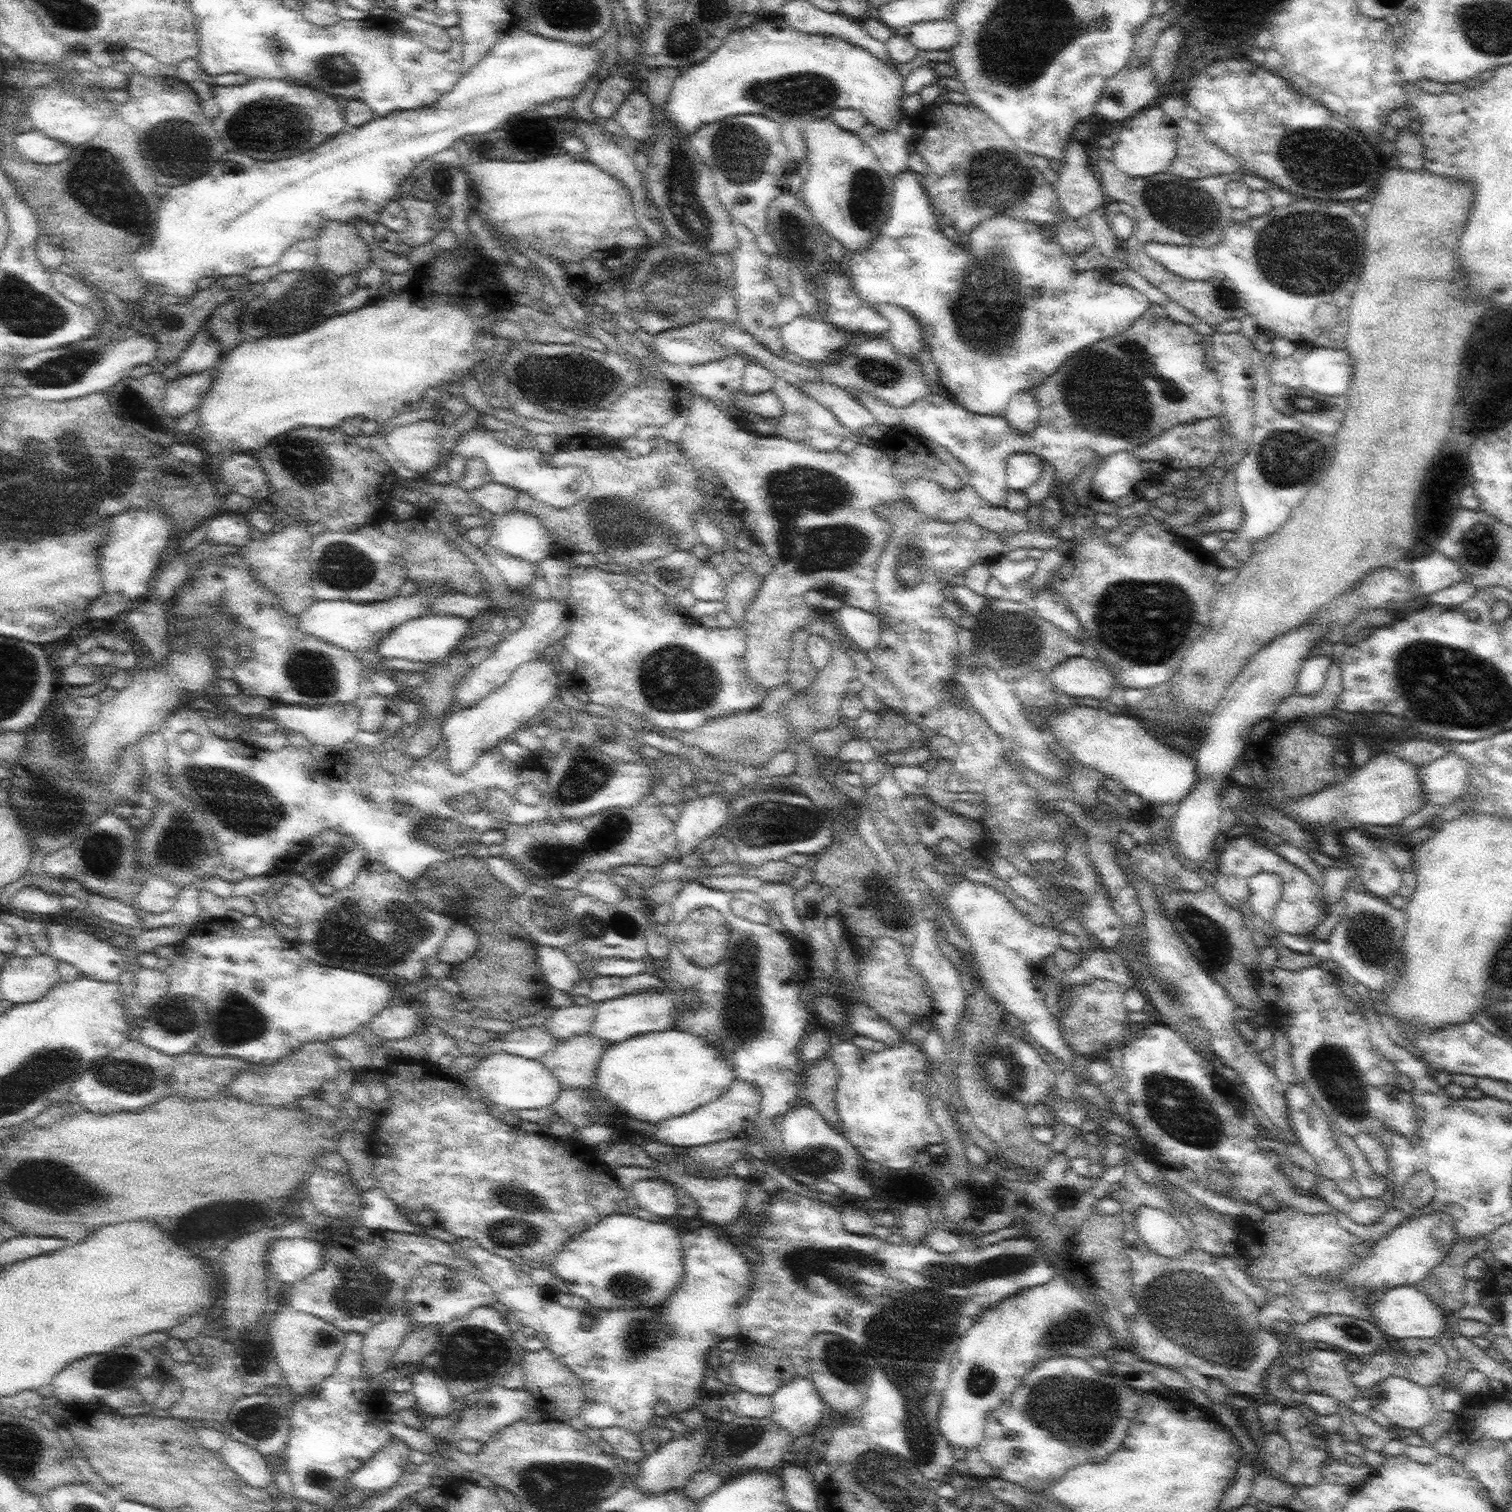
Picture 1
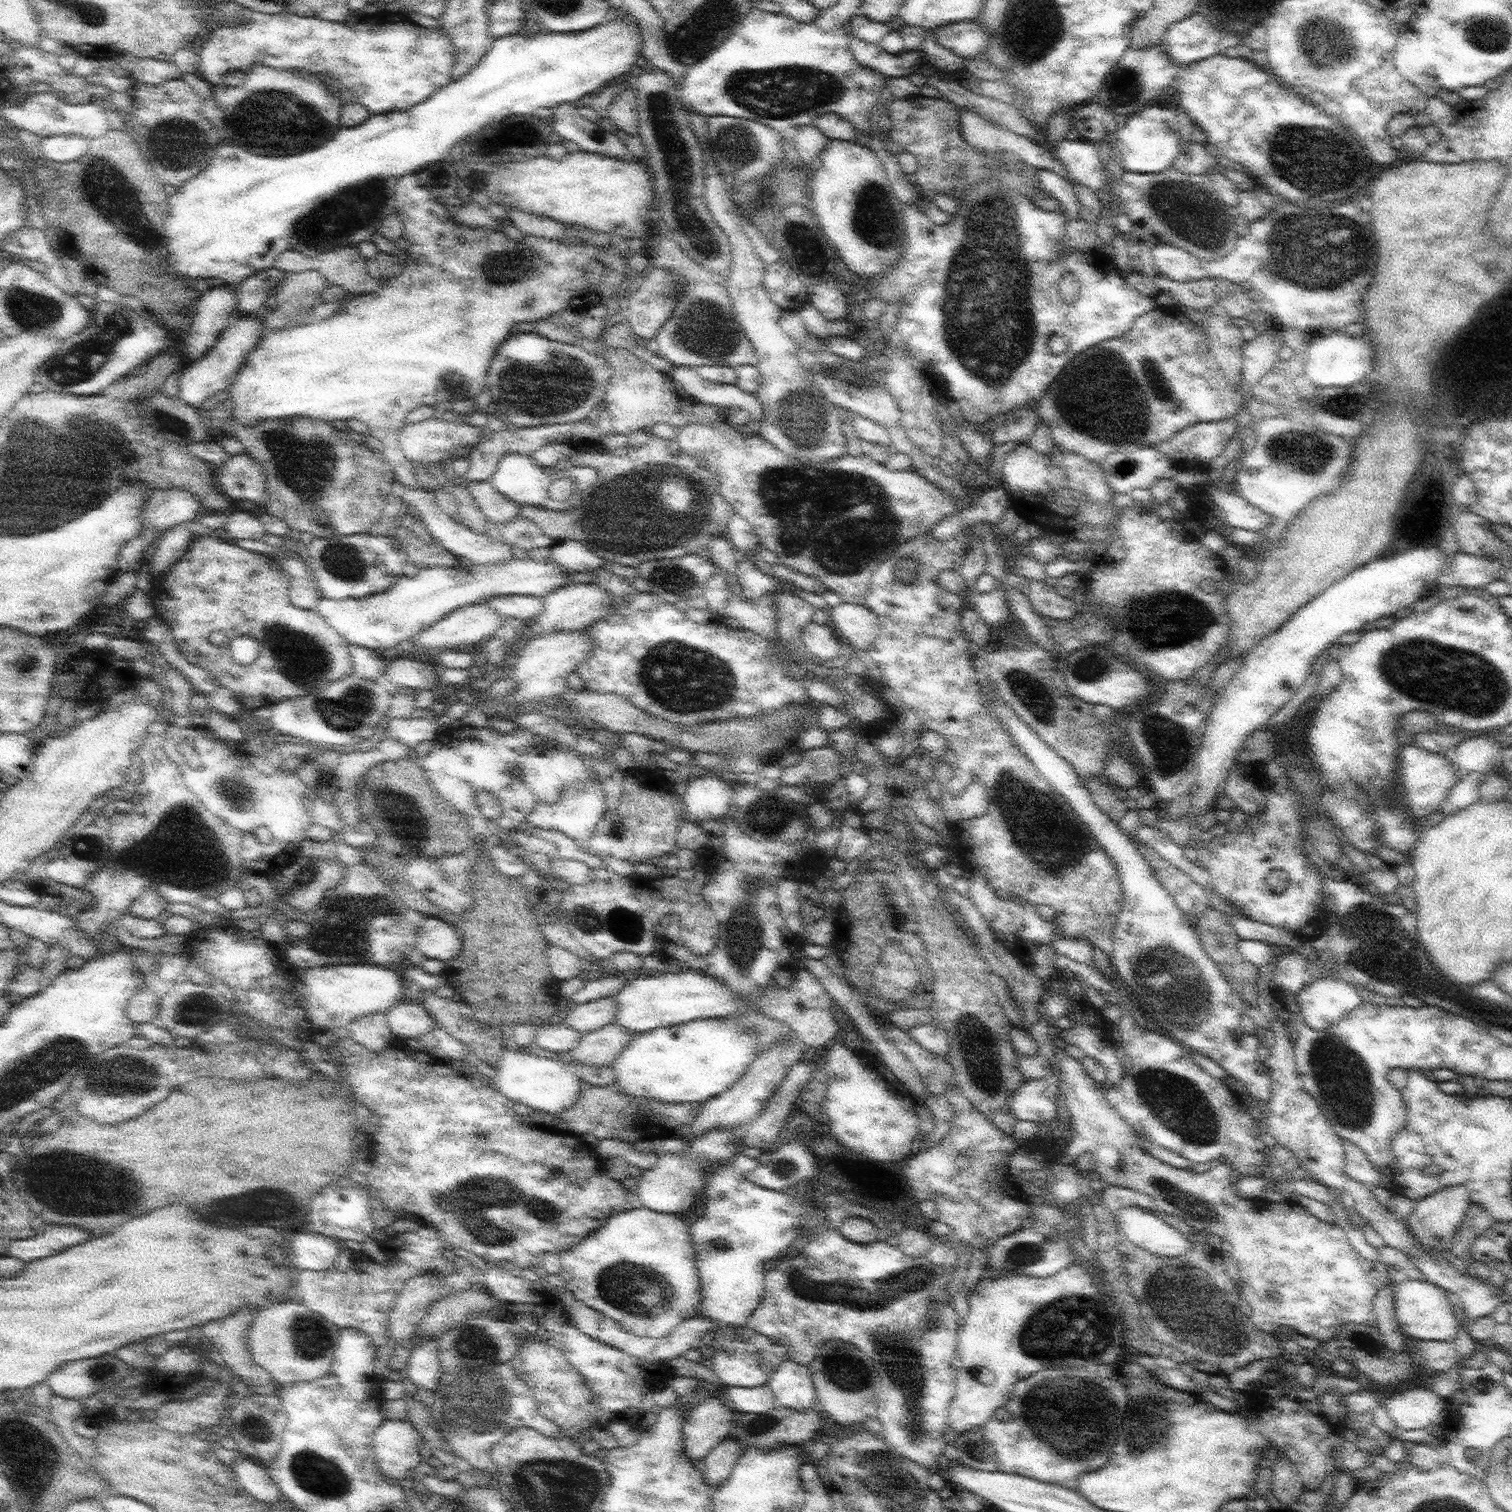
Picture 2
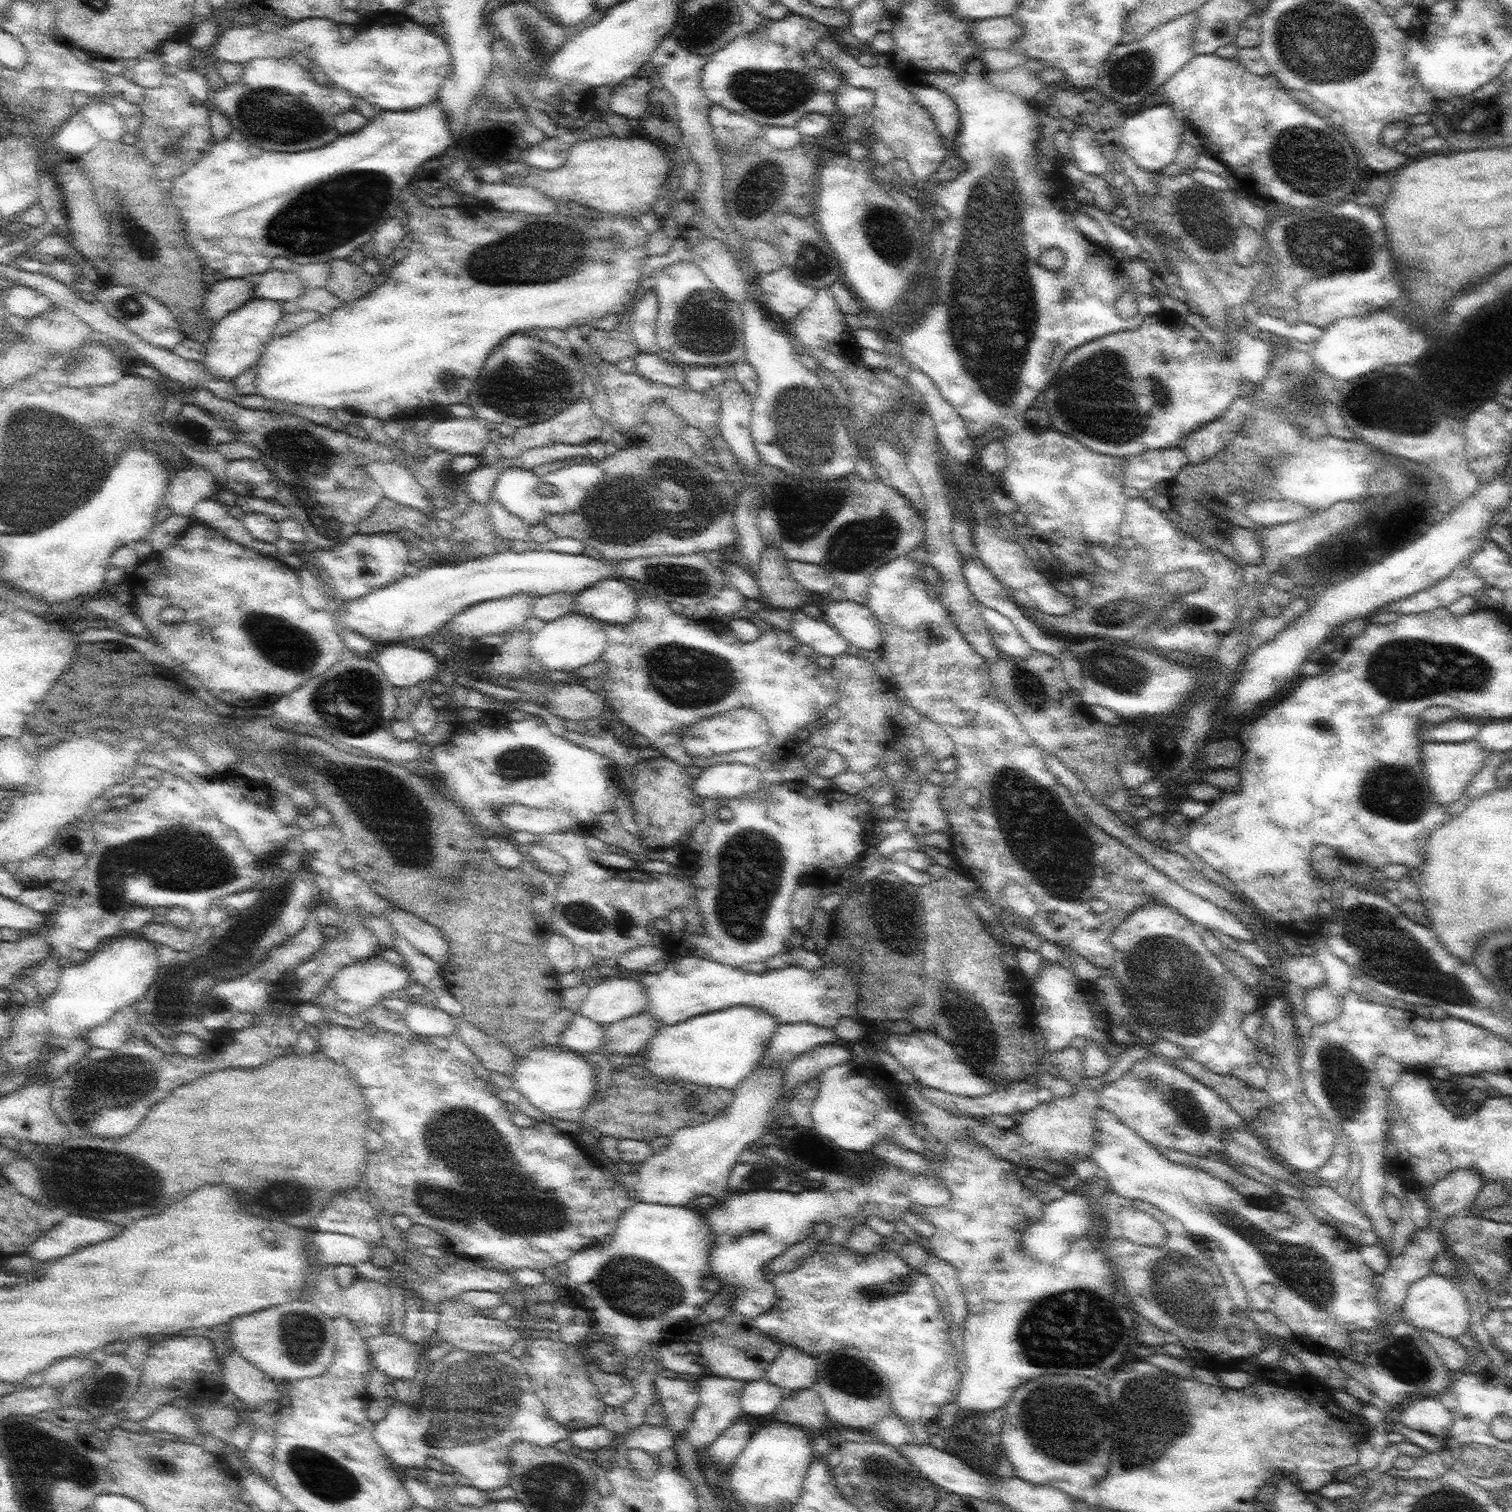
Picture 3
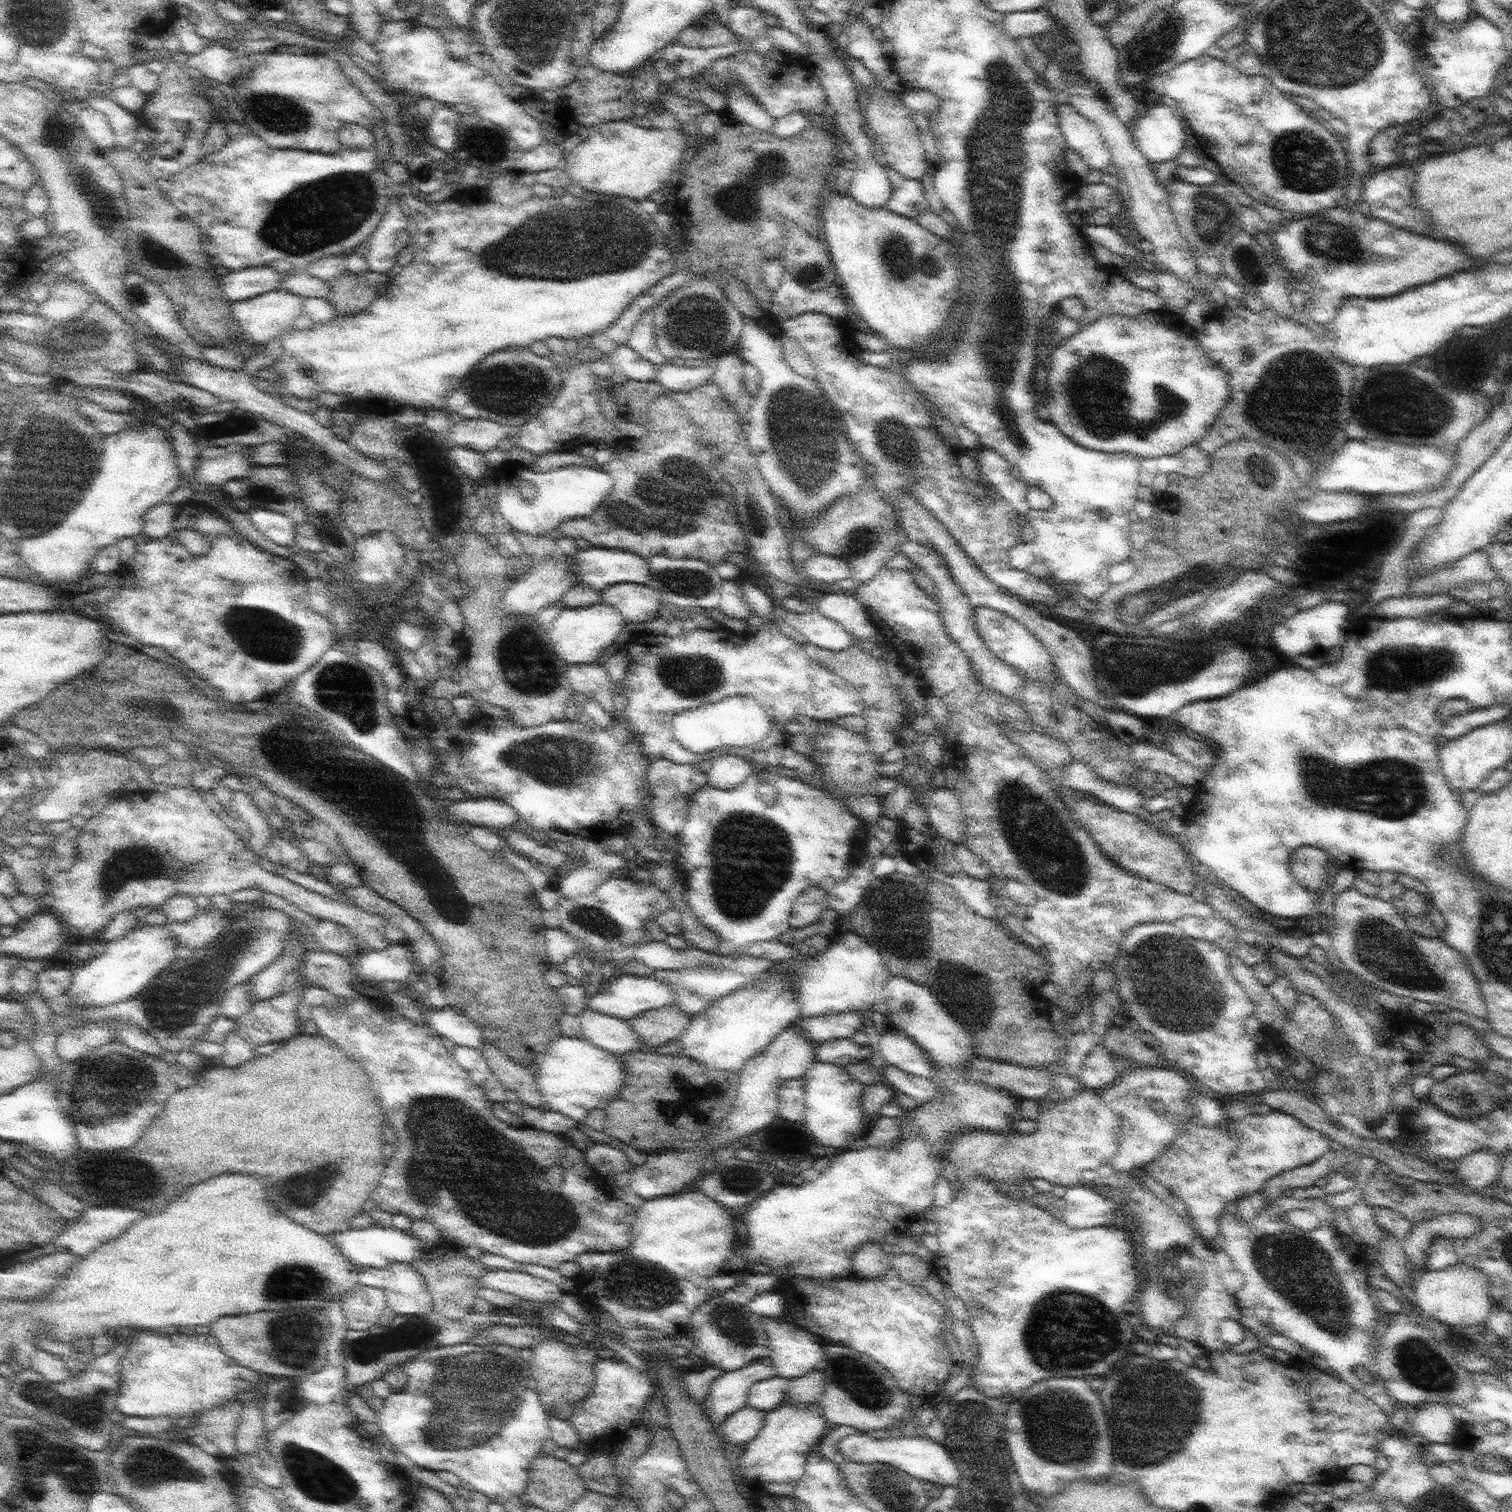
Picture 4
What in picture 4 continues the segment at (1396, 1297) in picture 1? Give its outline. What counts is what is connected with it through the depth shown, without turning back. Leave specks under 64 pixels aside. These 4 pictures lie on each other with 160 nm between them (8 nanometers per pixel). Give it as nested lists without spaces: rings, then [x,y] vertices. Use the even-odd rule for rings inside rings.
[[[1458,1261],[1442,1270],[1426,1270],[1417,1276],[1415,1297],[1426,1317],[1437,1318],[1450,1326],[1485,1326],[1494,1303],[1489,1291],[1490,1283],[1482,1269]]]

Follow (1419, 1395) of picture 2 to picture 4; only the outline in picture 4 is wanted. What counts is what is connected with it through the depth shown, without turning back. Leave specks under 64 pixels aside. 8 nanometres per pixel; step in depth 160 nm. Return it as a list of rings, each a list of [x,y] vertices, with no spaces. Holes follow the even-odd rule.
[[[1432,1402],[1411,1412],[1411,1431],[1431,1443],[1452,1443],[1461,1427],[1460,1419],[1456,1419],[1450,1407],[1444,1404]]]

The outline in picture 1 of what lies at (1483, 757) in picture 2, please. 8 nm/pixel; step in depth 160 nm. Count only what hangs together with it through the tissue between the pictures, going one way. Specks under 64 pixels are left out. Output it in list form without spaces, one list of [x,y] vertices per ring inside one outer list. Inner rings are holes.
[[[1446,753],[1437,761],[1421,768],[1421,787],[1425,790],[1427,804],[1449,806],[1457,802],[1469,789],[1471,783],[1471,766],[1466,759],[1458,753]]]

